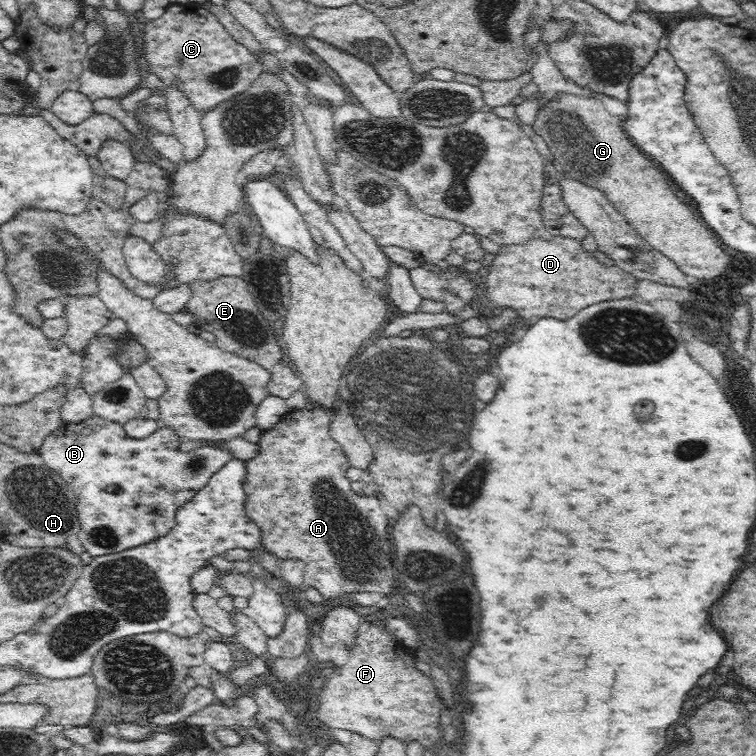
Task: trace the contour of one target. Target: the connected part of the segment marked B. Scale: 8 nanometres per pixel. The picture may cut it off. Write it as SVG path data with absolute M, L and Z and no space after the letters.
M95 413L76 424L60 424L44 436L37 452L44 464L64 479L77 498L75 509L79 528L76 537L91 557L129 550L152 541L152 538L168 534L168 530L176 524L176 511L208 484L216 470L220 470L221 466L234 458L226 449L214 448L214 445L182 452L181 442L181 436L173 428L161 423L158 430L154 430L152 434L144 438L132 438L126 434L120 423Z

